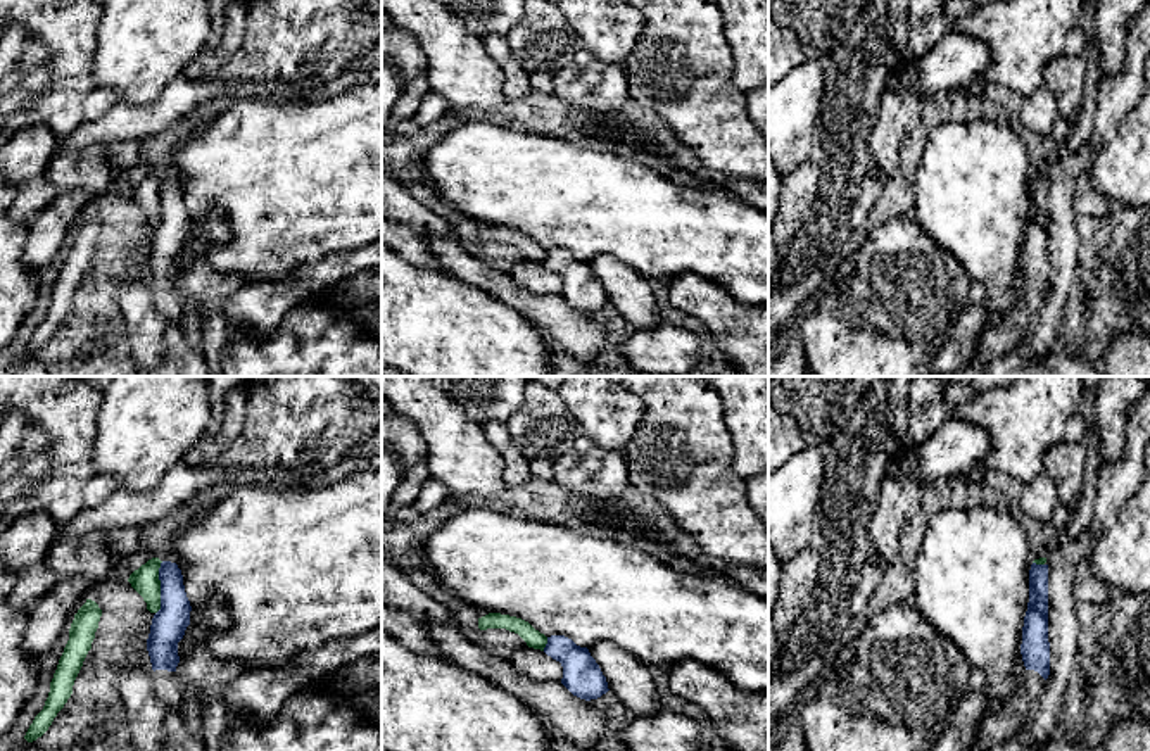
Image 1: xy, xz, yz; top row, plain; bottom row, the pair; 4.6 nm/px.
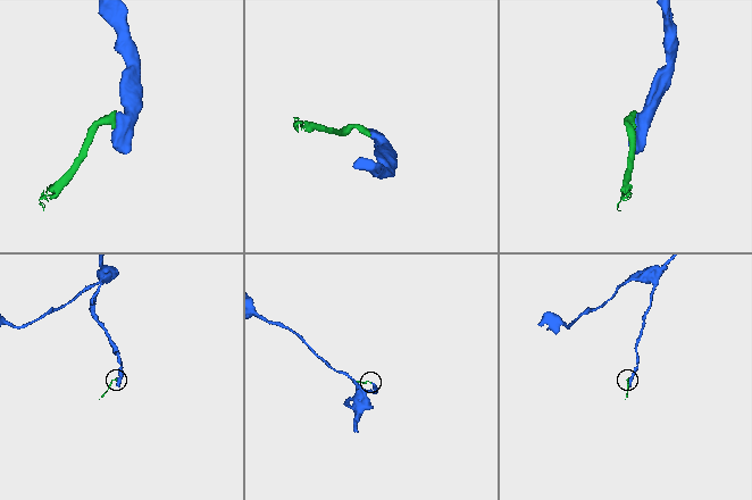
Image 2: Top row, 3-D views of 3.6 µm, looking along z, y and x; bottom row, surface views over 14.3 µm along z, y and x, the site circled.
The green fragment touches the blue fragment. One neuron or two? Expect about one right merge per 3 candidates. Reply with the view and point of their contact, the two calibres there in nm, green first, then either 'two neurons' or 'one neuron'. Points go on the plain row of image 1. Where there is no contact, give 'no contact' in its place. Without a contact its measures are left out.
meets green in xy at (159, 201); 130 nm thick on the green side, 160 nm on the other; two neurons

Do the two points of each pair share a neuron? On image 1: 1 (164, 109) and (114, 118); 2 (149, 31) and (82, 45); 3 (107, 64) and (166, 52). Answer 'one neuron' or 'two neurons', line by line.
1: one neuron
2: two neurons
3: one neuron

